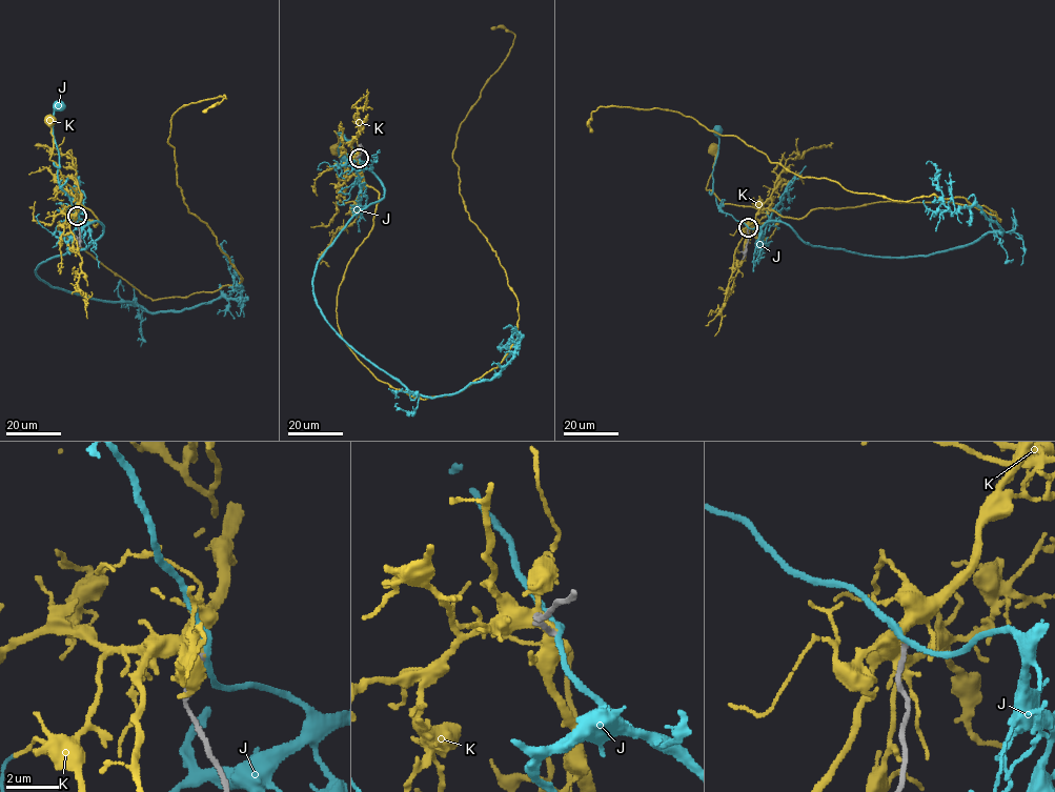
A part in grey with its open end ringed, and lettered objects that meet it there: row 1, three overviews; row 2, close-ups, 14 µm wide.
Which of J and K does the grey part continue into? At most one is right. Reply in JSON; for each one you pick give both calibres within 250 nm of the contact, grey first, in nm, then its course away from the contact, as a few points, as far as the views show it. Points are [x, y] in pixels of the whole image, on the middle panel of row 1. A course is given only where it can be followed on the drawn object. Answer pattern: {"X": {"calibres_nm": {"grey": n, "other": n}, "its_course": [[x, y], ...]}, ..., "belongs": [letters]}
{"K": {"calibres_nm": {"grey": 200, "other": 320}, "its_course": [[359, 159], [361, 174], [360, 157], [336, 130], [339, 142], [336, 148]]}, "belongs": ["K"]}

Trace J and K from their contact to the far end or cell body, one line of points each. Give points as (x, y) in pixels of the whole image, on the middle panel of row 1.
J: (359, 159), (349, 142), (339, 133), (344, 135), (339, 154), (340, 158), (344, 158)
K: (359, 159), (361, 174), (360, 157), (336, 130), (339, 142), (336, 148)

